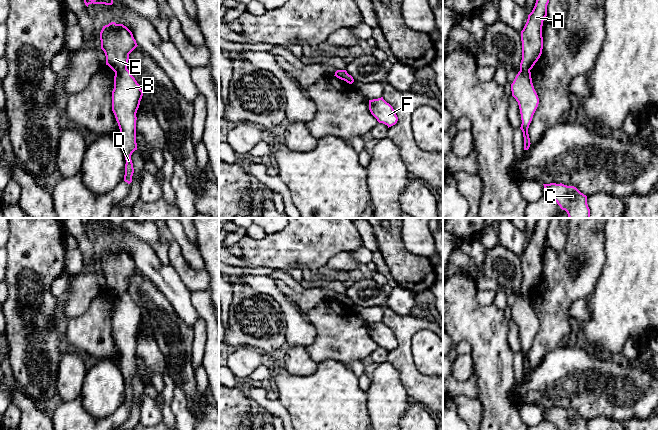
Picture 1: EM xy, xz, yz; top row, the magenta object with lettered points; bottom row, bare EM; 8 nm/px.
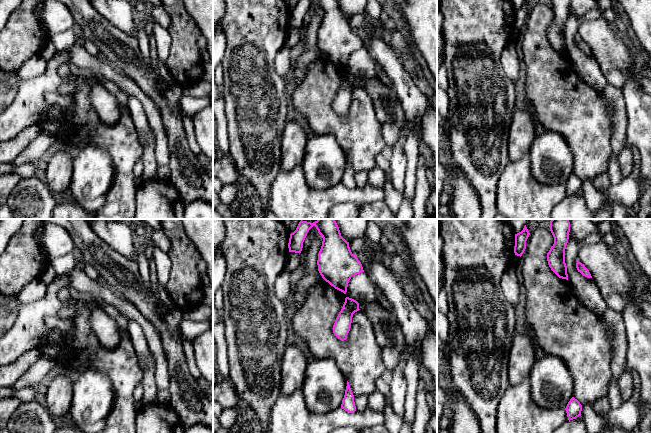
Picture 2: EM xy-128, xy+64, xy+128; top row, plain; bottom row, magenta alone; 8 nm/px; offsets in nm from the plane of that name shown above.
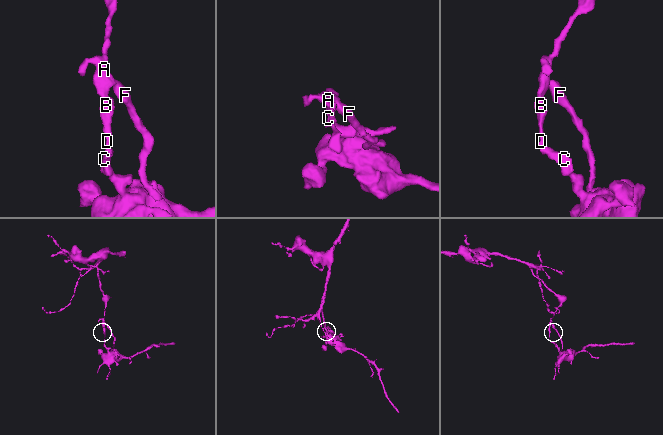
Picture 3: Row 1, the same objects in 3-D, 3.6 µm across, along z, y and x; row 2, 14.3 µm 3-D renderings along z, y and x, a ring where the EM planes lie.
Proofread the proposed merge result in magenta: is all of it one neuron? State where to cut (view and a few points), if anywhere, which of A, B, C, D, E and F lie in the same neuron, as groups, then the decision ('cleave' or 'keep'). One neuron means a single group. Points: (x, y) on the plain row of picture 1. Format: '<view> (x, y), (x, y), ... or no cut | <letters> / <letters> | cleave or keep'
xy (126, 292), (115, 296) | A E F / B C D | cleave

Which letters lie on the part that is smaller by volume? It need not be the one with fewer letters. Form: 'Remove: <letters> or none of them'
Remove: B, C, D

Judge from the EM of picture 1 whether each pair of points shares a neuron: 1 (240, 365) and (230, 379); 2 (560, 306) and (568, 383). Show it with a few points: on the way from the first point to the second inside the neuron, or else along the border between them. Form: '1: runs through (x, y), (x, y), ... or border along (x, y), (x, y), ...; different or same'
1: border along (229, 368), (235, 377); different
2: border along (567, 345), (554, 347), (543, 356); different

